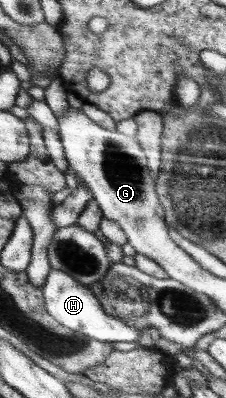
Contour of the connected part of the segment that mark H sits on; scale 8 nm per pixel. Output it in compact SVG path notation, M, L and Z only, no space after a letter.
M51 269L46 281L41 286L41 290L44 293L48 313L57 322L72 331L77 331L90 339L101 342L133 342L142 335L123 319L106 312L99 298L93 294L93 290L65 271Z

